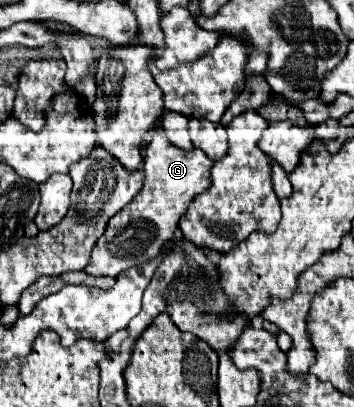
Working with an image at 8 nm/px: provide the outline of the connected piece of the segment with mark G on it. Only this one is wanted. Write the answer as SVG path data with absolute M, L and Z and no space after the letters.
M157 132L145 148L145 180L139 196L109 220L105 234L93 248L85 272L95 276L117 276L131 266L157 258L161 248L171 240L171 236L175 236L177 222L189 208L191 200L211 186L211 166L213 160L203 150L175 148L167 142L163 132Z

